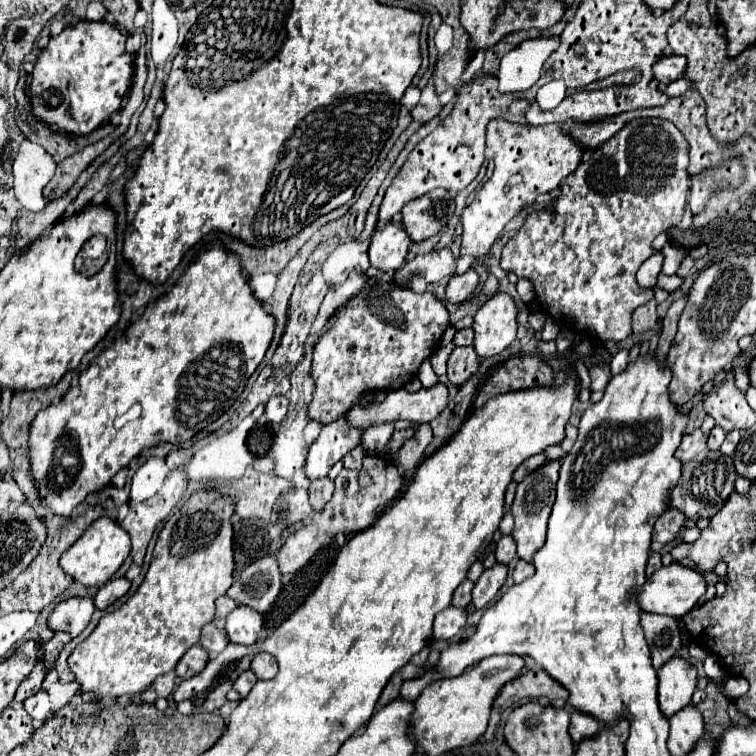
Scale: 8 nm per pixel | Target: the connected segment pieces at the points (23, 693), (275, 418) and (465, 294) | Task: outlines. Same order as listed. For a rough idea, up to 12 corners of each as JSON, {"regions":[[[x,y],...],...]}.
{"regions":[[[38,660],[30,676],[20,684],[16,700],[34,696],[46,678],[44,662]],[[272,396],[266,402],[266,418],[282,422],[288,412],[286,396]],[[468,270],[452,276],[446,286],[446,302],[462,304],[474,296],[478,274]]]}

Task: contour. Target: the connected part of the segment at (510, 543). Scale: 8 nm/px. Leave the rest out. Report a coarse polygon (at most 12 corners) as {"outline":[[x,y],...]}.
{"outline":[[502,536],[496,544],[496,560],[510,564],[516,556],[516,540]]}

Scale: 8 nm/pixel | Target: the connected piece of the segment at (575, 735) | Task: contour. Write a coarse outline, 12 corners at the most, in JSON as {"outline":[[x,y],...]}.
{"outline":[[586,712],[570,716],[574,742],[592,738],[602,730],[602,722]]}

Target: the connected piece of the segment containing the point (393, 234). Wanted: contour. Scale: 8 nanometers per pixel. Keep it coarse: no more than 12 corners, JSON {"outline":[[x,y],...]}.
{"outline":[[388,222],[370,240],[370,266],[398,270],[412,240]]}

